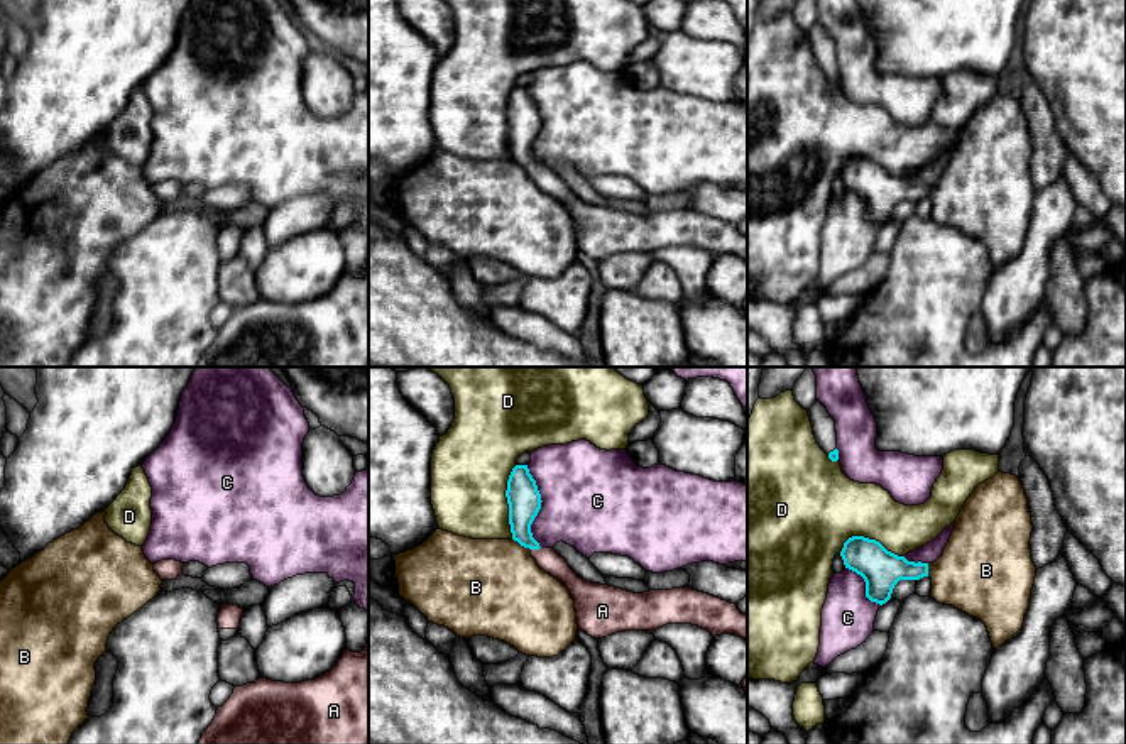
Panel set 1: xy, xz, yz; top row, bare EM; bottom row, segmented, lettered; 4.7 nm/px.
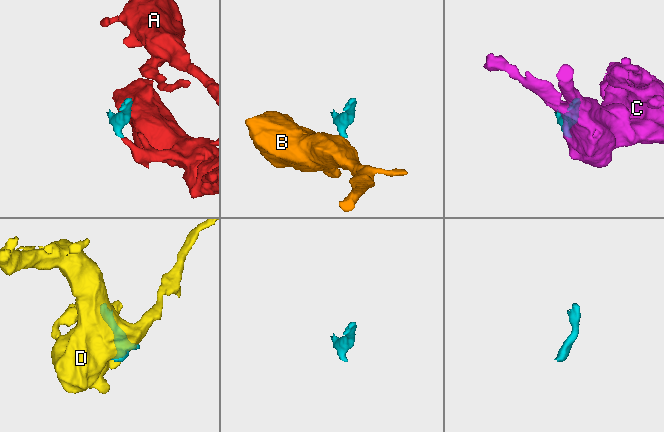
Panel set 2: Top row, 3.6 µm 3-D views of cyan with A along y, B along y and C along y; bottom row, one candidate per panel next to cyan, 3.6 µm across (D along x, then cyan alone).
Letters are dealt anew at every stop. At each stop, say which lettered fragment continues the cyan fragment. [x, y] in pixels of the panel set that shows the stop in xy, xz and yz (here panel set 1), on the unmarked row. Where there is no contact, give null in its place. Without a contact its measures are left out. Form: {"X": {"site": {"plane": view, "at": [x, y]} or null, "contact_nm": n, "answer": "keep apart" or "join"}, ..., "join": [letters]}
{"A": {"site": {"plane": "xz", "at": [535, 169]}, "contact_nm": 50, "answer": "join"}, "B": {"site": {"plane": "xz", "at": [521, 166]}, "contact_nm": 110, "answer": "keep apart"}, "C": {"site": {"plane": "xz", "at": [540, 127]}, "contact_nm": 400, "answer": "keep apart"}, "D": {"site": {"plane": "xz", "at": [508, 124]}, "contact_nm": 360, "answer": "keep apart"}, "join": ["A"]}

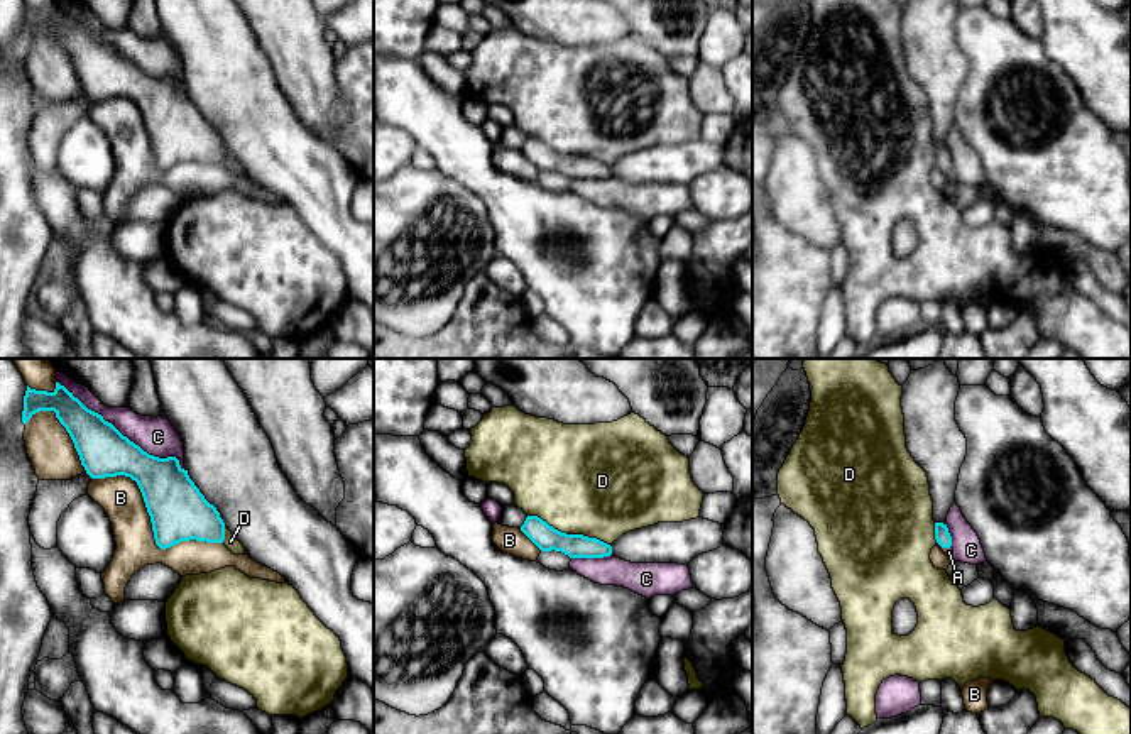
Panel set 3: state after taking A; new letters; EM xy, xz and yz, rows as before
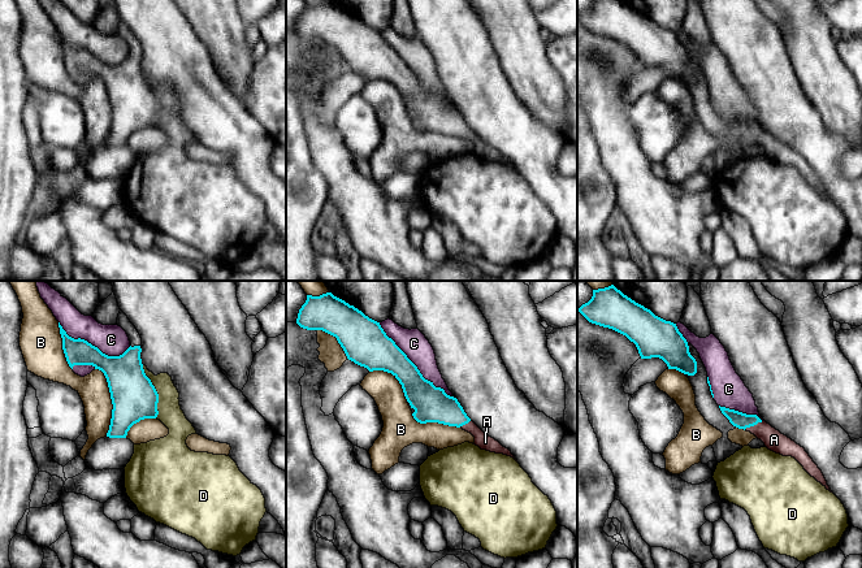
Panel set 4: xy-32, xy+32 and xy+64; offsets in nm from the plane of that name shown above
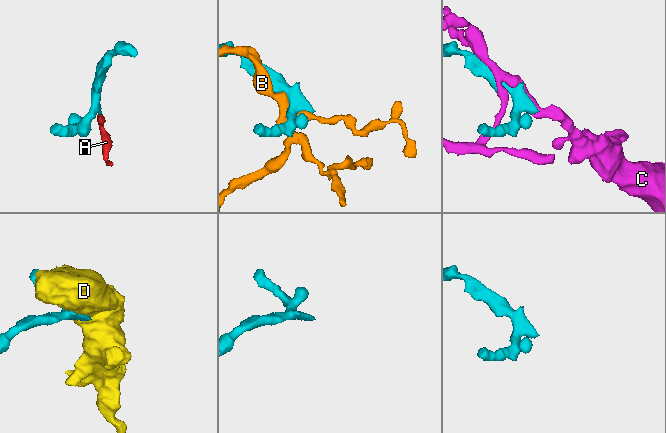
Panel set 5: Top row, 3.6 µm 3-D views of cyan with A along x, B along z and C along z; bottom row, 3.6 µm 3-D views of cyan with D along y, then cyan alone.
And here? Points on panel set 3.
{"A": {"site": {"plane": "yz", "at": [944, 168]}, "contact_nm": 80, "answer": "join"}, "B": {"site": {"plane": "xy", "at": [152, 146]}, "contact_nm": 700, "answer": "keep apart"}, "C": {"site": {"plane": "xy", "at": [122, 56]}, "contact_nm": 750, "answer": "keep apart"}, "D": {"site": {"plane": "xz", "at": [568, 156]}, "contact_nm": 420, "answer": "keep apart"}, "join": ["A"]}

